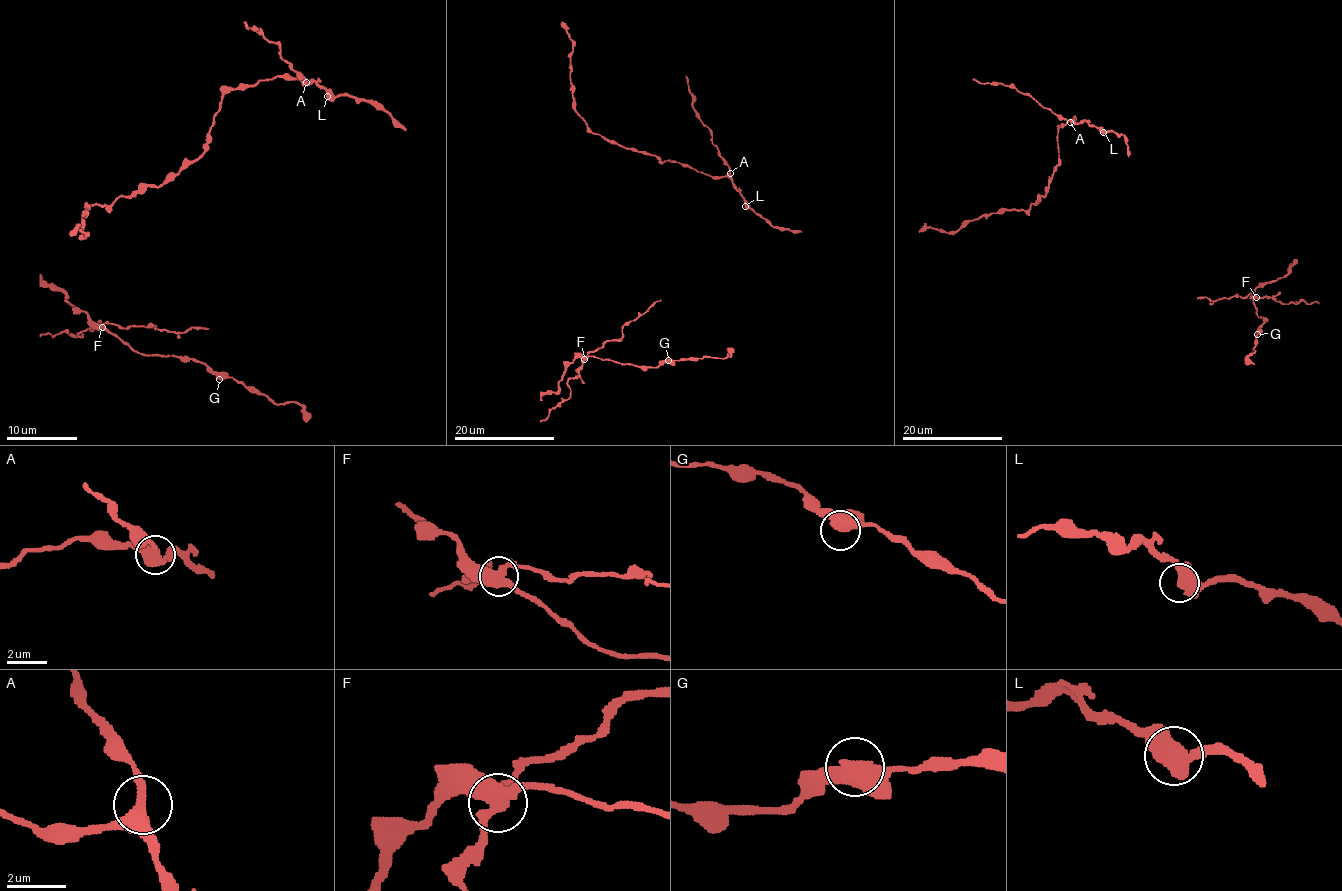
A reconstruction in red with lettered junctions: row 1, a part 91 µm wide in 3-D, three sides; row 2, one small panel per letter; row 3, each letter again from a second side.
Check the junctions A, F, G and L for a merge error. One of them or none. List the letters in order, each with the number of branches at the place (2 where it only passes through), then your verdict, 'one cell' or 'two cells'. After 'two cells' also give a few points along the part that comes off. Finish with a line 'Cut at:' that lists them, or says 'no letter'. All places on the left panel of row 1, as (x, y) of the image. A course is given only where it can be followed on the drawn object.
A: 3 branches meet; one cell
F: 4 branches meet; two cells; foreign part runs (102, 326), (109, 323), (123, 328), (154, 326), (158, 330), (184, 331), (209, 328)
G: 3 branches meet; one cell
L: 4 branches meet; one cell
Cut at: F

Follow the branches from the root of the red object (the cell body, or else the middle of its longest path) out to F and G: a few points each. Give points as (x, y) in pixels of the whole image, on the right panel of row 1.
F: (1196, 297), (1216, 300), (1244, 297), (1250, 294), (1255, 296)
G: (1196, 297), (1216, 300), (1253, 294), (1257, 315), (1264, 320), (1257, 334)

